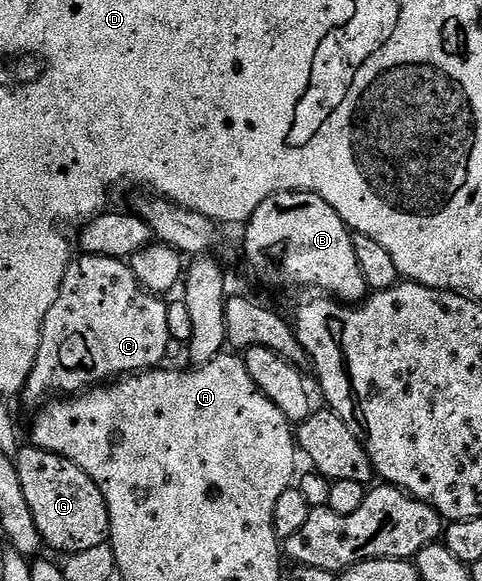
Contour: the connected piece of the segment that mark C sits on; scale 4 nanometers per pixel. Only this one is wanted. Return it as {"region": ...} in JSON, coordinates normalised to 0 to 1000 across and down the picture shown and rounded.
{"region":[[[162,439],[143,456],[131,492],[122,492],[122,513],[114,513],[106,534],[98,534],[98,547],[85,563],[81,609],[48,670],[54,692],[77,699],[100,690],[106,678],[166,678],[255,647],[336,632],[344,625],[355,580],[346,568],[351,523],[334,516],[340,515],[332,508],[293,492],[261,449]]]}

